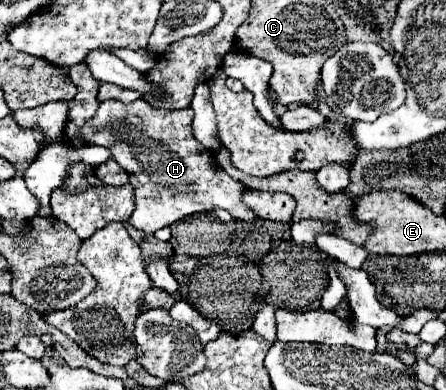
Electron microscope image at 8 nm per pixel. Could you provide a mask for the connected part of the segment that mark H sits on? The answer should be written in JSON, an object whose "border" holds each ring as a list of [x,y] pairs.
{"border":[[[144,99],[122,103],[104,101],[92,121],[82,127],[82,139],[88,145],[104,145],[112,151],[112,159],[122,165],[134,185],[134,213],[130,223],[144,231],[168,227],[184,217],[196,213],[208,213],[212,209],[226,209],[234,219],[254,221],[258,219],[246,203],[242,203],[242,183],[230,179],[222,167],[218,167],[210,149],[196,141],[192,133],[194,111],[162,111],[150,107]]]}

